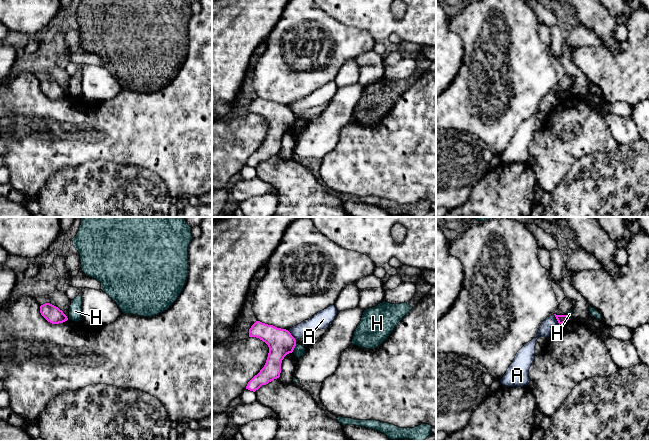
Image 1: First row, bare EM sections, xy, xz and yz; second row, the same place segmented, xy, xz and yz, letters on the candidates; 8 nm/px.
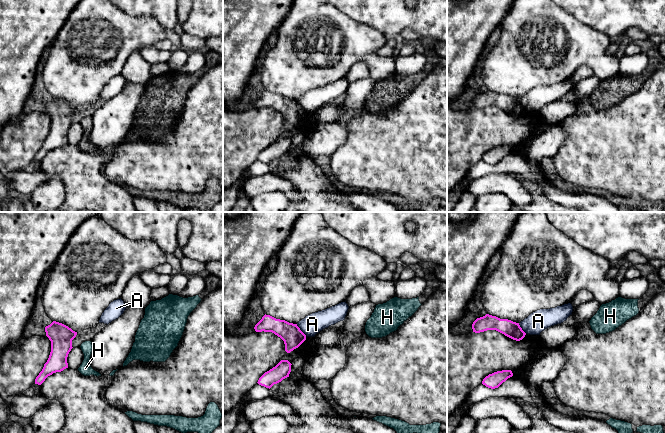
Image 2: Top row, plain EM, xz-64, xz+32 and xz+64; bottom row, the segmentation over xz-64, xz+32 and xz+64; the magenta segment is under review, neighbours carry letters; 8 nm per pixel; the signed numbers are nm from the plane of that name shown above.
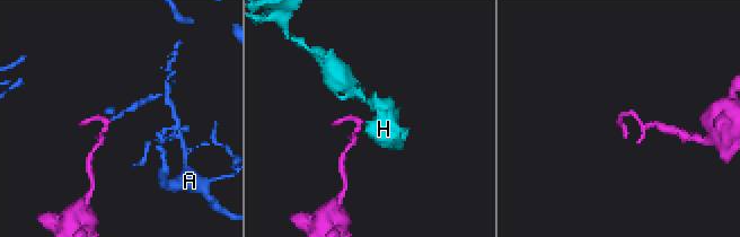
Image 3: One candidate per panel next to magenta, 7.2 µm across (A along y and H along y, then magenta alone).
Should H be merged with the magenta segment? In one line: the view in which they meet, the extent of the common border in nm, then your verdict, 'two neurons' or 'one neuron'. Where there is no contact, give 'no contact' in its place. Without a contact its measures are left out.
xz | 70 nm | two neurons

